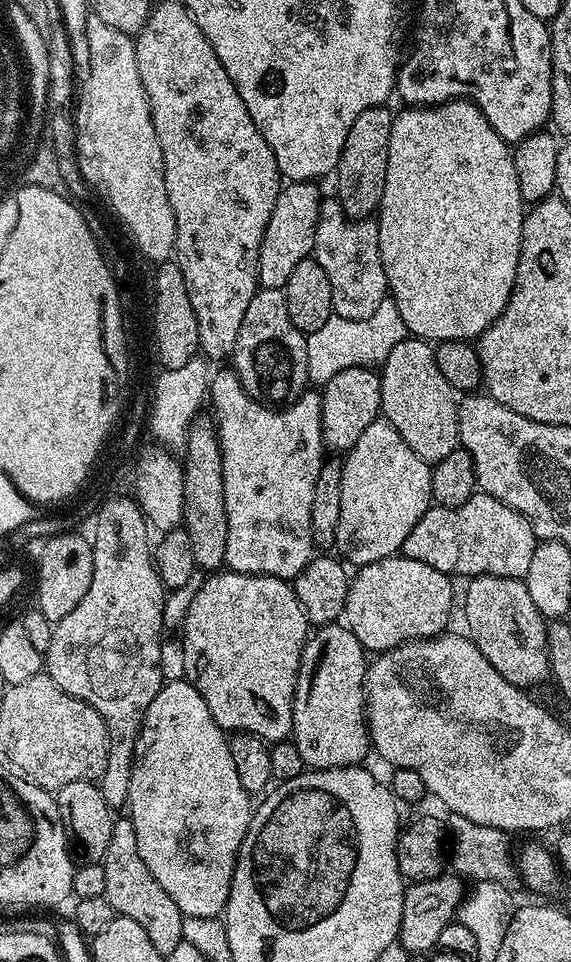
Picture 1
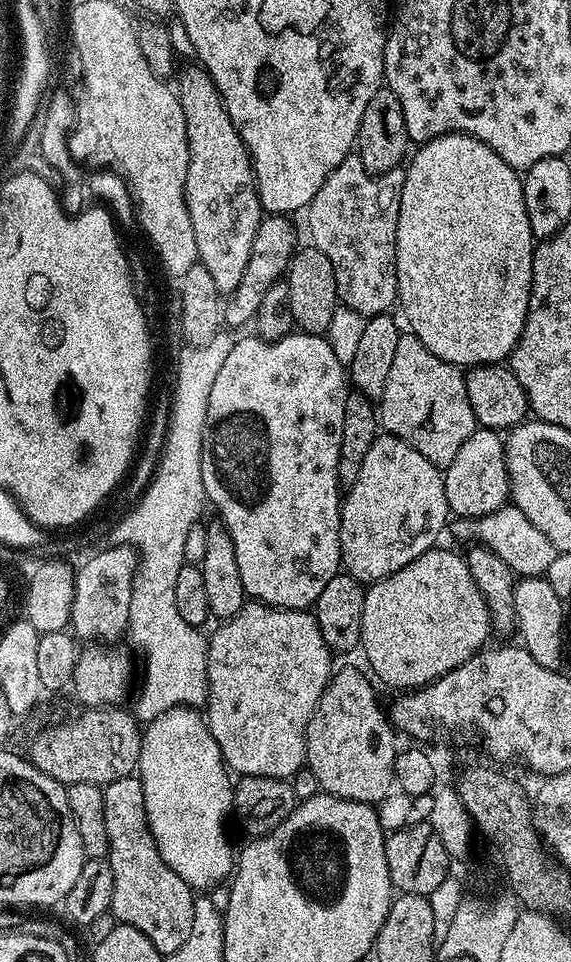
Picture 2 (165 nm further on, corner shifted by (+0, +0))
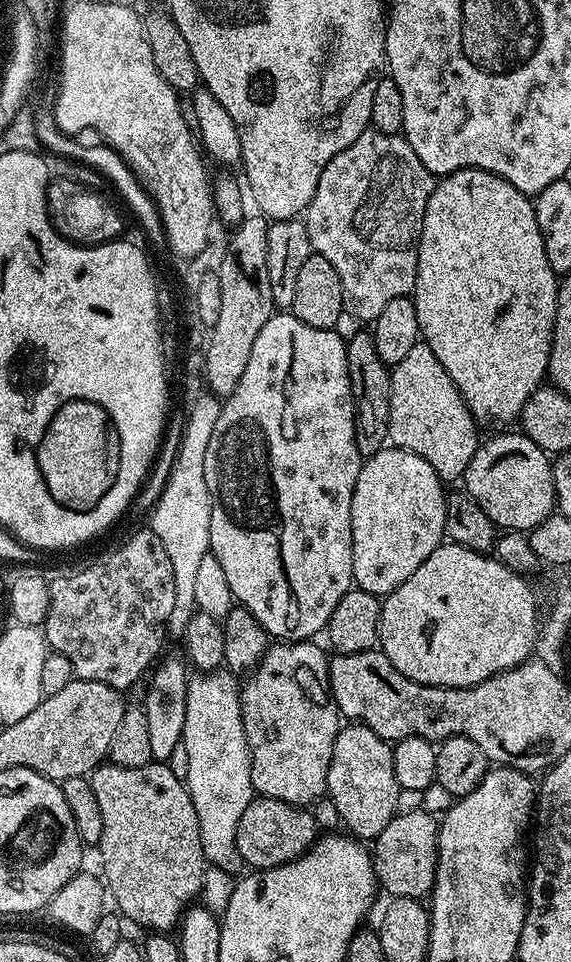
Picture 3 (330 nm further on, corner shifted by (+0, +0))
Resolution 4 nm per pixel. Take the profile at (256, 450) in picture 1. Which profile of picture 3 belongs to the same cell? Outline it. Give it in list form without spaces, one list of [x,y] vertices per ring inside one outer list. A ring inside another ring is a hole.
[[[277,311],[268,319],[266,326],[258,330],[246,370],[233,392],[221,403],[218,422],[214,422],[214,434],[210,434],[210,442],[206,446],[206,486],[212,495],[210,554],[222,565],[235,603],[250,610],[269,637],[280,642],[308,642],[319,632],[321,635],[328,627],[330,614],[334,614],[334,606],[338,606],[338,602],[342,602],[344,595],[354,587],[350,502],[354,498],[362,457],[356,445],[356,408],[352,404],[345,343],[335,330],[306,326],[306,322],[292,315],[291,311]]]

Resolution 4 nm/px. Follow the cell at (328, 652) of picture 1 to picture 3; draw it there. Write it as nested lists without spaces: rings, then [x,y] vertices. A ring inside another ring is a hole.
[[[349,723],[341,727],[334,742],[334,754],[330,758],[328,771],[327,799],[332,799],[340,820],[353,837],[364,842],[375,841],[382,830],[390,823],[398,811],[402,789],[396,783],[394,762],[392,761],[393,745],[383,740],[366,724]]]

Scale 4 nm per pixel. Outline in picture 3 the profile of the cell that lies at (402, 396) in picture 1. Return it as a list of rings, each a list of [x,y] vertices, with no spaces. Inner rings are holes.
[[[423,342],[410,346],[406,358],[402,358],[402,362],[391,365],[390,371],[392,385],[390,386],[388,440],[391,447],[401,448],[410,454],[418,454],[418,458],[426,458],[426,462],[430,462],[430,466],[434,466],[434,470],[440,475],[441,481],[459,481],[470,466],[470,458],[474,458],[478,446],[482,443],[482,435],[480,436],[481,429],[472,417],[472,411],[466,406],[458,386],[454,386],[450,374],[446,374],[434,350],[430,350],[430,346]]]

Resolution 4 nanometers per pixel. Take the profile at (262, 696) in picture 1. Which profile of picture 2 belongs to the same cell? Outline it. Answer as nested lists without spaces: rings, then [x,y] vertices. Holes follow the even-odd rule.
[[[248,602],[238,614],[234,614],[229,620],[219,625],[213,636],[208,640],[208,699],[206,701],[206,719],[208,729],[218,742],[220,752],[224,756],[224,763],[228,765],[233,773],[240,776],[261,776],[262,778],[274,778],[275,780],[291,781],[292,775],[299,768],[305,767],[308,758],[308,723],[326,690],[328,681],[334,675],[332,668],[333,653],[326,646],[326,642],[320,633],[320,627],[315,615],[311,611],[298,608],[271,608],[269,604],[259,602]]]

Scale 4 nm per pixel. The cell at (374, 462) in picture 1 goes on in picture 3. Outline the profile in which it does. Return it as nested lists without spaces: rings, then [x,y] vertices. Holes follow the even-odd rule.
[[[391,446],[367,457],[350,502],[355,587],[377,598],[398,590],[445,539],[445,526],[446,488],[426,458]]]

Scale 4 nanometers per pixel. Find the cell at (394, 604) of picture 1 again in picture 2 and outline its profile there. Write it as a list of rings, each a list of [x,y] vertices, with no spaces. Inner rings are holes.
[[[434,546],[414,562],[402,566],[402,570],[367,585],[364,594],[360,648],[372,667],[371,675],[392,688],[400,688],[396,690],[422,688],[462,666],[489,643],[488,635],[494,632],[492,615],[488,613],[486,602],[470,574],[467,559],[461,553],[459,556],[440,547]]]

